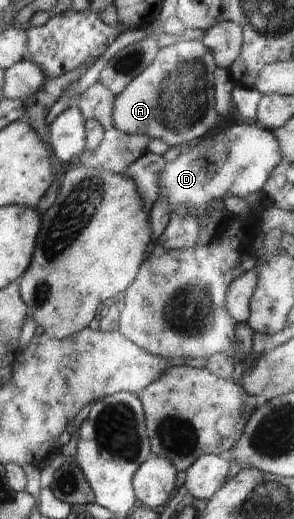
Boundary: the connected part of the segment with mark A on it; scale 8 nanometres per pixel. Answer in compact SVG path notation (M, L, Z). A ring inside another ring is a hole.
M192 40L178 42L166 48L159 48L156 58L146 66L120 94L115 96L112 120L122 134L144 134L151 140L162 140L168 147L182 146L182 142L192 142L204 138L218 122L218 112L214 104L214 64L211 50L203 42Z

